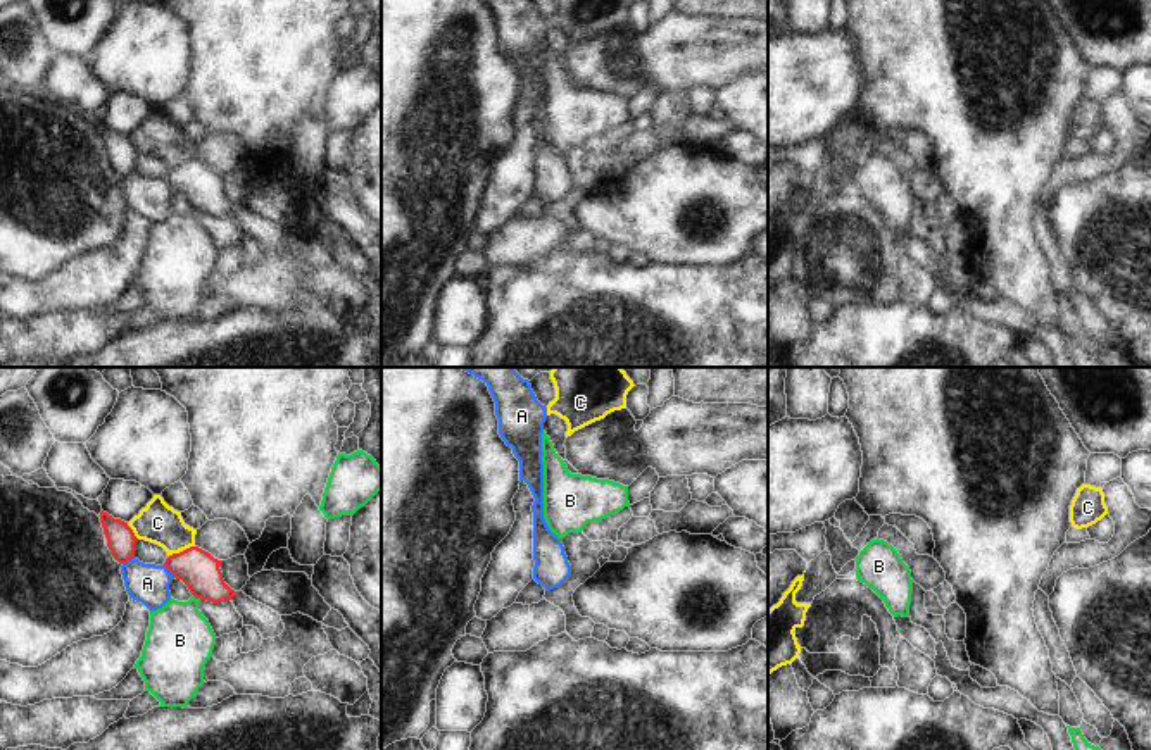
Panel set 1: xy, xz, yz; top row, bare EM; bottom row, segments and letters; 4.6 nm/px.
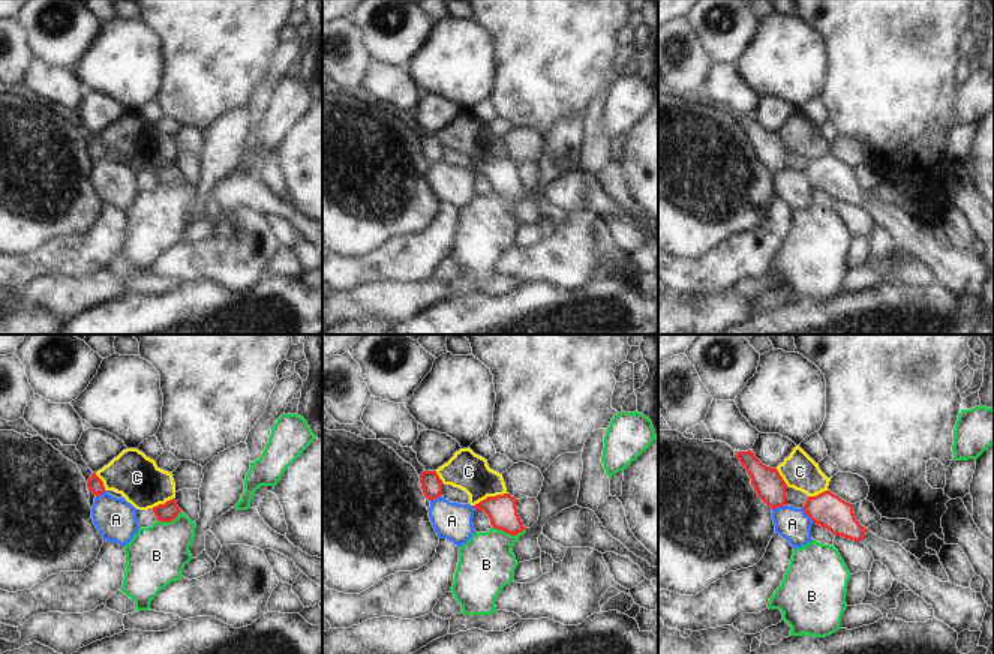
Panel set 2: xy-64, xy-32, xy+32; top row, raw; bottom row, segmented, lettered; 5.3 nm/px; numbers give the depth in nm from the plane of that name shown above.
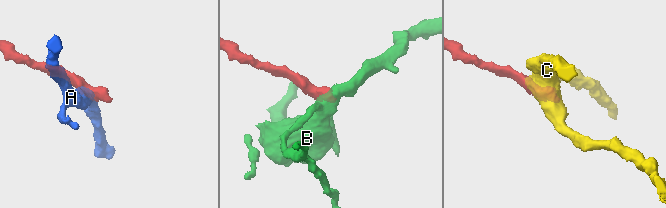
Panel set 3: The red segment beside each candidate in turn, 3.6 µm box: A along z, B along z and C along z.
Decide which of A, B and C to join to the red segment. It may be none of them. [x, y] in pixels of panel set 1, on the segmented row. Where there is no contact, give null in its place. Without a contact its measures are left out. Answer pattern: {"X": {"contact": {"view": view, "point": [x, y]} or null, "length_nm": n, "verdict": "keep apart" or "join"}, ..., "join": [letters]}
{"A": {"contact": {"view": "xy", "point": [168, 569]}, "length_nm": 90, "verdict": "keep apart"}, "B": {"contact": {"view": "xy", "point": [197, 597]}, "length_nm": 40, "verdict": "keep apart"}, "C": {"contact": {"view": "xy", "point": [180, 552]}, "length_nm": 140, "verdict": "keep apart"}, "join": []}

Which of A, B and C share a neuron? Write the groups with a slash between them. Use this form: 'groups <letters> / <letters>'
groups A / B / C

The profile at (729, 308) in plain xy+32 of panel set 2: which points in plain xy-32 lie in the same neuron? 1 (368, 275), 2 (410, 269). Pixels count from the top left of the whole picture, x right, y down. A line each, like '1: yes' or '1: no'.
1: no
2: no

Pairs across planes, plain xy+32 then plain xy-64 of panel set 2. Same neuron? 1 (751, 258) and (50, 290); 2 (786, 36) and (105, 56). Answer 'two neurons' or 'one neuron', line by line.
1: two neurons
2: one neuron

